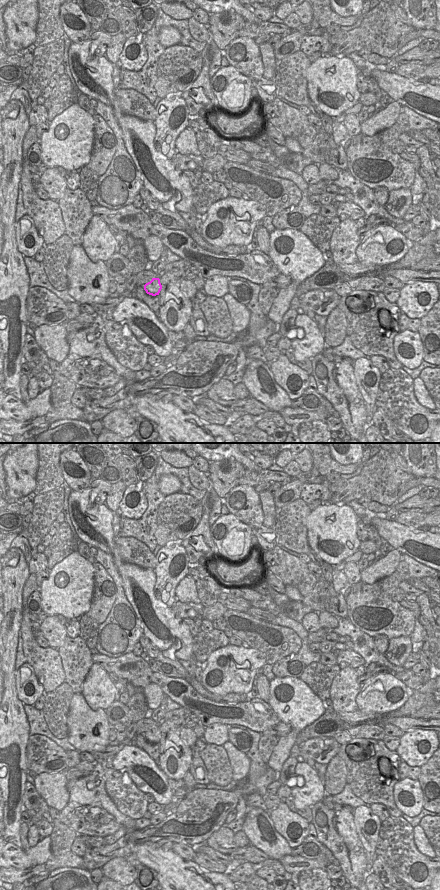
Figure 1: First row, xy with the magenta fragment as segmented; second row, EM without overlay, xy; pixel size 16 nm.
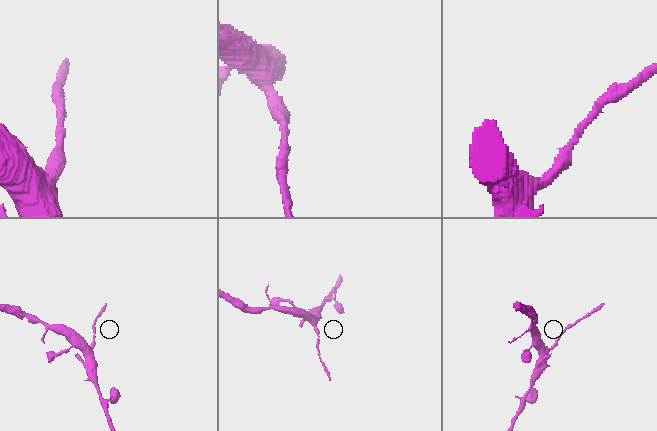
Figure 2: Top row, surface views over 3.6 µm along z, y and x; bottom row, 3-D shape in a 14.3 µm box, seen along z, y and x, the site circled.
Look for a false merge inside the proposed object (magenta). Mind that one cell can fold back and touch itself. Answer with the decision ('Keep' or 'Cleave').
Cleave.

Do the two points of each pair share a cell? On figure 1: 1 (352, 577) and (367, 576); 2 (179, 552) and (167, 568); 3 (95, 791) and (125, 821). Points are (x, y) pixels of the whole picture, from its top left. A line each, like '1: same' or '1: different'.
1: different
2: same
3: same

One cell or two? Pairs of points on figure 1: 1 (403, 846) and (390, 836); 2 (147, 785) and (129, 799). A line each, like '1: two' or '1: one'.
1: one
2: two

